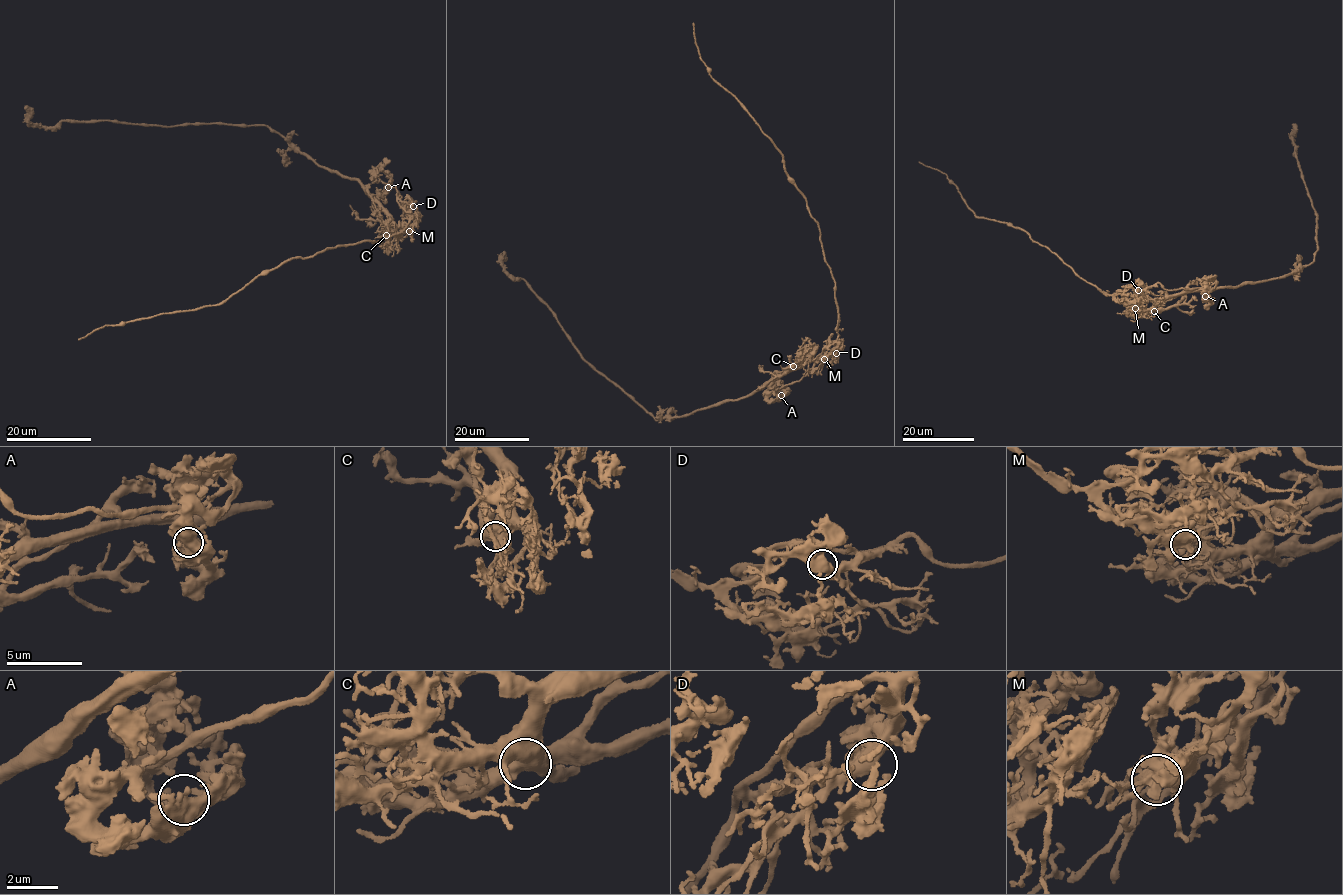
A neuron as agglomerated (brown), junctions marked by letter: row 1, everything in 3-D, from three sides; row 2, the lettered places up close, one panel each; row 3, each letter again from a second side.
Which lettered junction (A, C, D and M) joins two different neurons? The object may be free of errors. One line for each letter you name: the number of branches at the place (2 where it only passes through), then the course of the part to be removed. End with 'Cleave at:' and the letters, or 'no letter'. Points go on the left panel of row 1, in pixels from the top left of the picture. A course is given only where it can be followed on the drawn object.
M: 3 branches meet; foreign part runs (409, 230), (413, 230), (398, 237), (329, 248), (282, 263), (216, 304), (105, 325), (77, 339)
Cleave at: M

